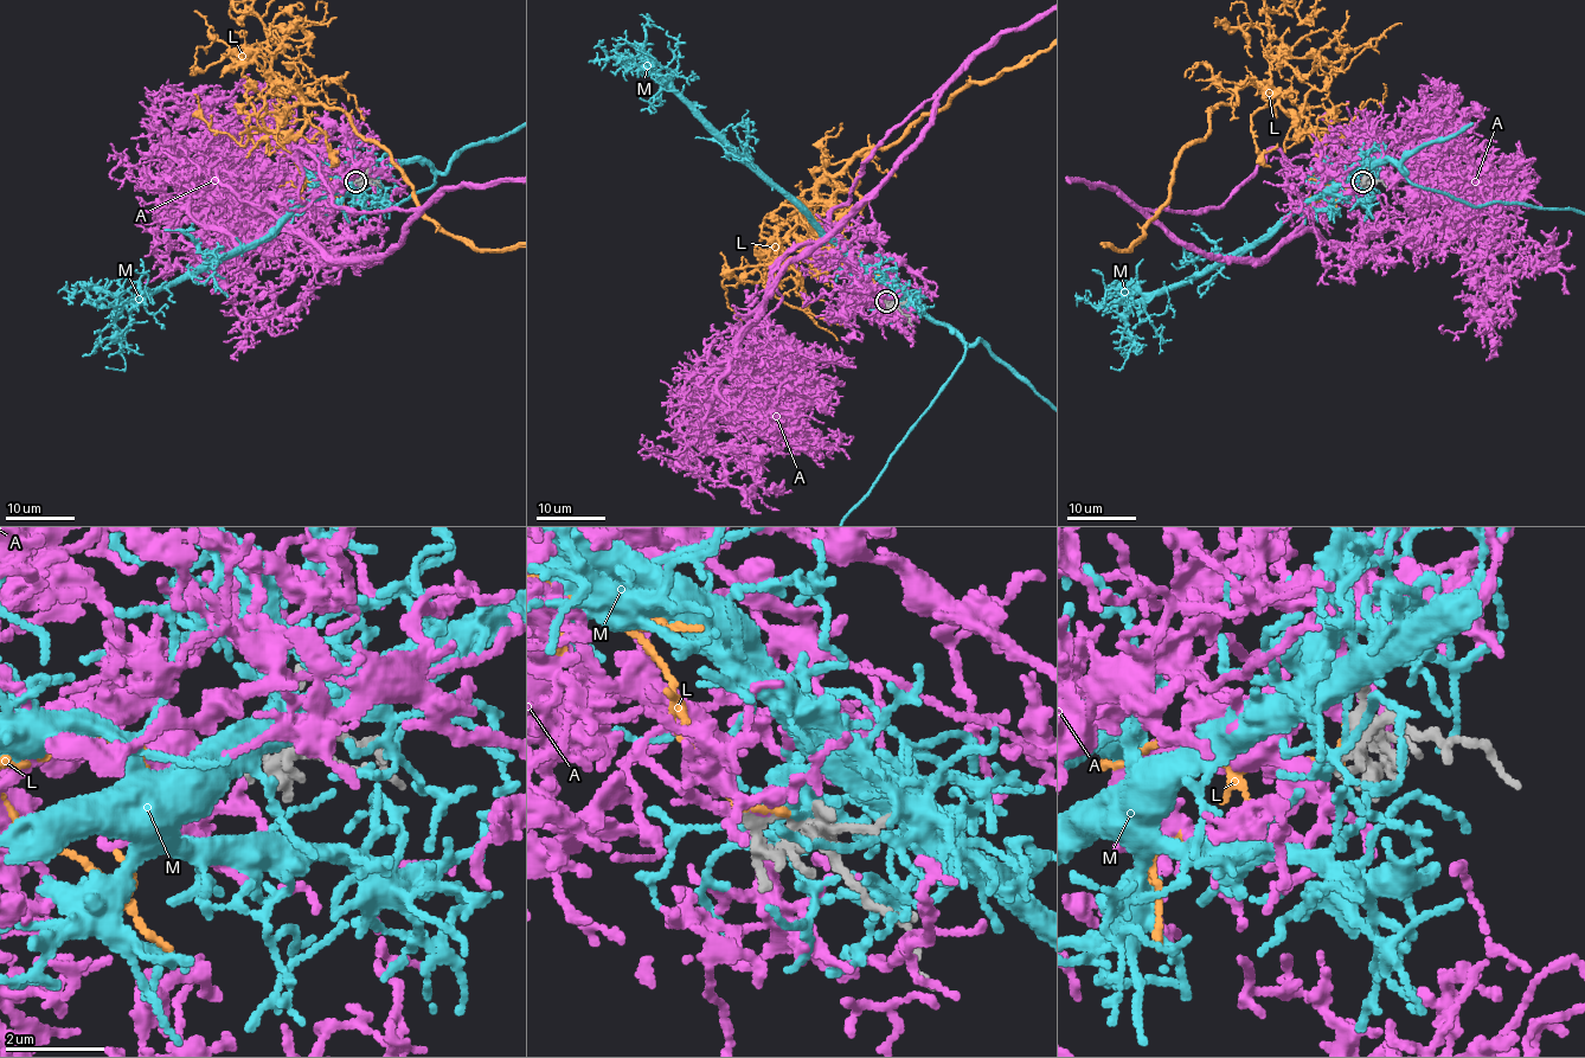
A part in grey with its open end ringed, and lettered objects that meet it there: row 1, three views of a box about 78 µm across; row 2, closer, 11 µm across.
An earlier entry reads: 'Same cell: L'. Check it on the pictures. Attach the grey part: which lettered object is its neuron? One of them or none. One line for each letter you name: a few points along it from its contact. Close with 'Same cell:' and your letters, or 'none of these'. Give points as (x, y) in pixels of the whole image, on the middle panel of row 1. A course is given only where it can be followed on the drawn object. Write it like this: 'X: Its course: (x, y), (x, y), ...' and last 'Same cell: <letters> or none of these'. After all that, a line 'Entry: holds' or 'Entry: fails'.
Same cell: A
Entry: fails

